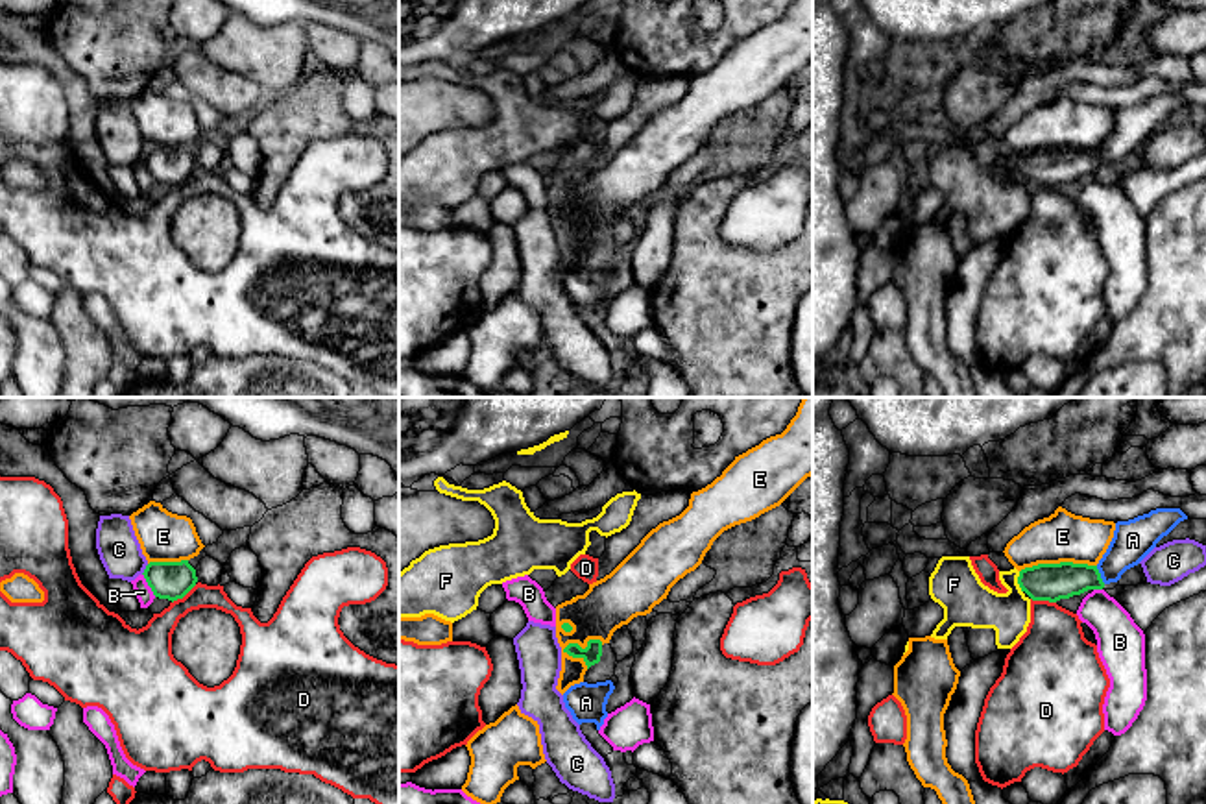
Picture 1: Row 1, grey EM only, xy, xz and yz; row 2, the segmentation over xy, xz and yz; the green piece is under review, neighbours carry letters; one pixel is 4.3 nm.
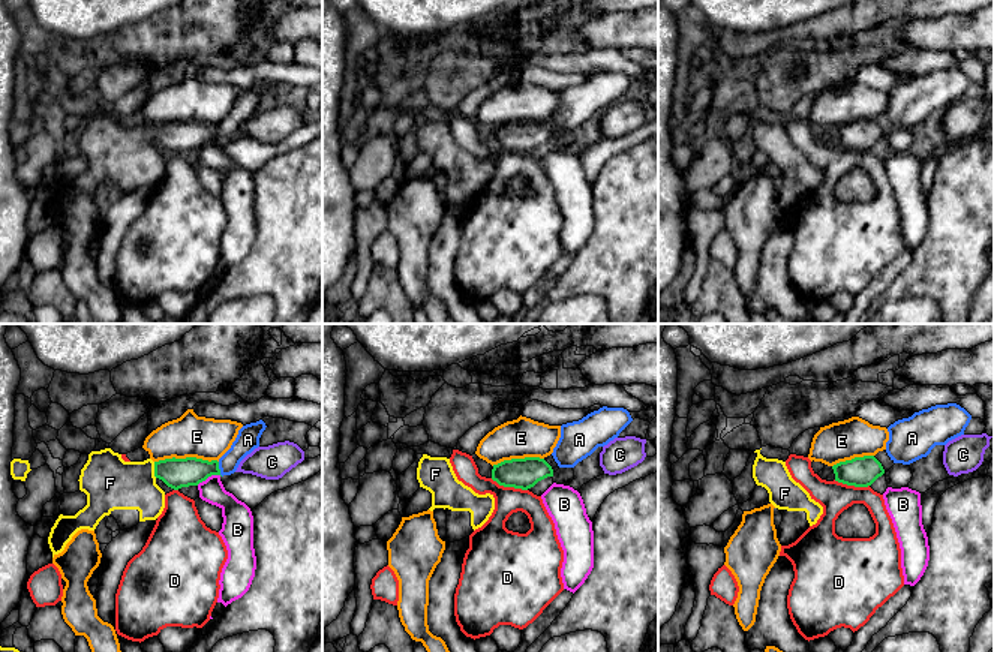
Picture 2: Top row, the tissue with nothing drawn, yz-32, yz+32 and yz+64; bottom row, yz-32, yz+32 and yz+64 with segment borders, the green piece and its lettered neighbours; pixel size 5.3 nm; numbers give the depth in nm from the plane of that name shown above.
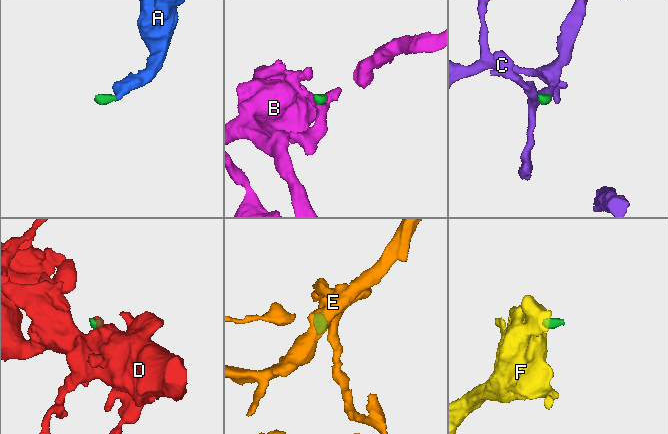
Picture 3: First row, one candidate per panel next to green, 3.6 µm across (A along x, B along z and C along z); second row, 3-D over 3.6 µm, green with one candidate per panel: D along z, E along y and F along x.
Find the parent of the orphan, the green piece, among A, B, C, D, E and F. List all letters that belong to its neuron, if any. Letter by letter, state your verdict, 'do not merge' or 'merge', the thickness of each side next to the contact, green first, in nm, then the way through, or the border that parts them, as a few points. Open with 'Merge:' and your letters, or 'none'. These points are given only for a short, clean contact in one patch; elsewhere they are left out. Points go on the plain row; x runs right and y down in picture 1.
Merge: A, F
A: merge; 160 nm thick on the green side, 180 nm on the other; runs through yz (1051, 169), (1099, 161), (1133, 126)
B: do not merge; 170 nm thick on the green side, 70 nm on the other; border along xy (143, 159), (156, 182)
C: do not merge; 170 nm thick on the green side, 180 nm on the other; border along xy (148, 150), (141, 159)
D: do not merge; 160 nm thick on the green side, 320 nm on the other; border along yz (1031, 183), (1055, 189)
E: do not merge; 80 nm thick on the green side, 220 nm on the other; border along xz (602, 228), (590, 226), (584, 233), (569, 230), (562, 237)
F: merge; 160 nm thick on the green side, 220 nm on the other

